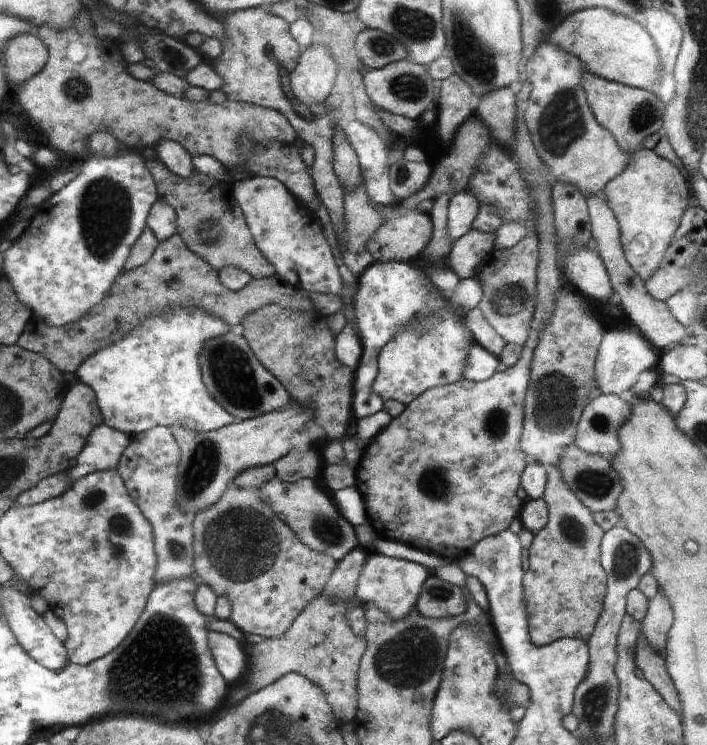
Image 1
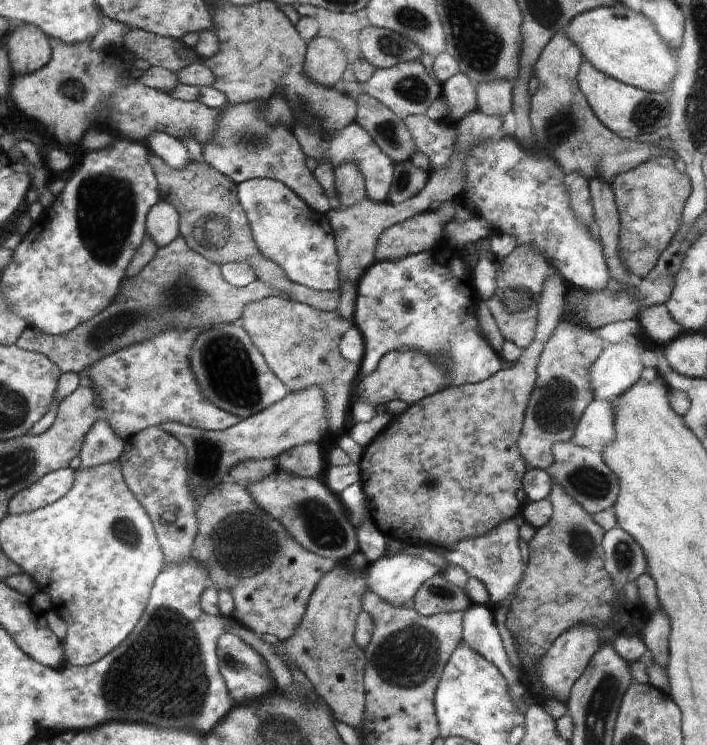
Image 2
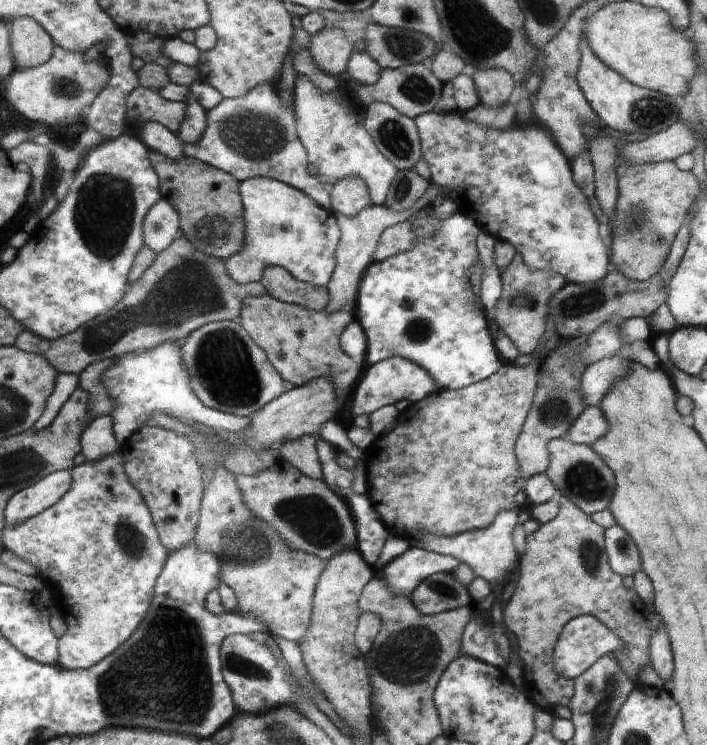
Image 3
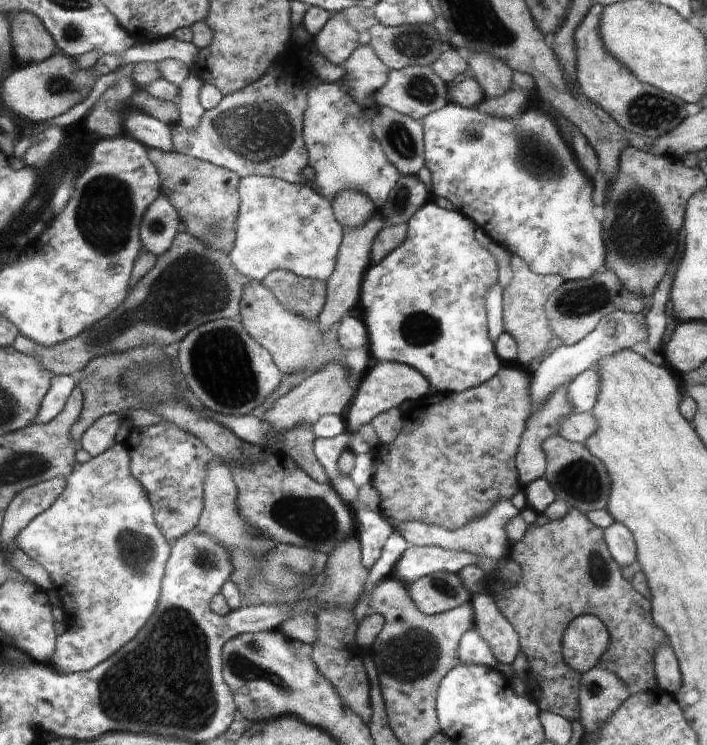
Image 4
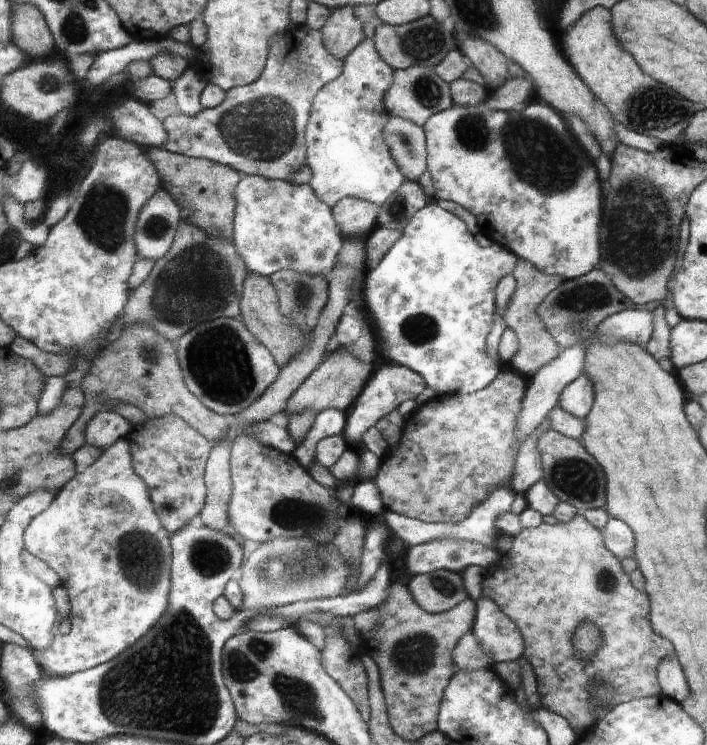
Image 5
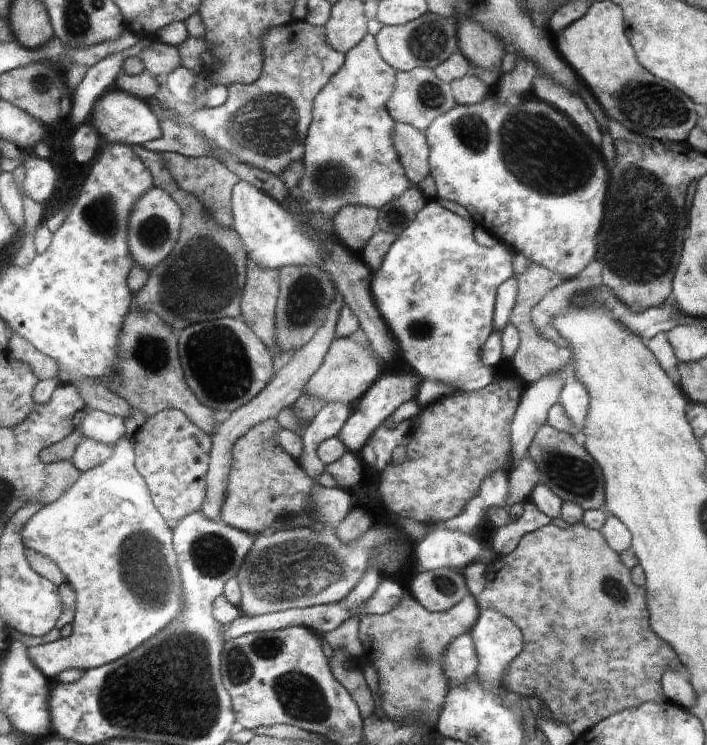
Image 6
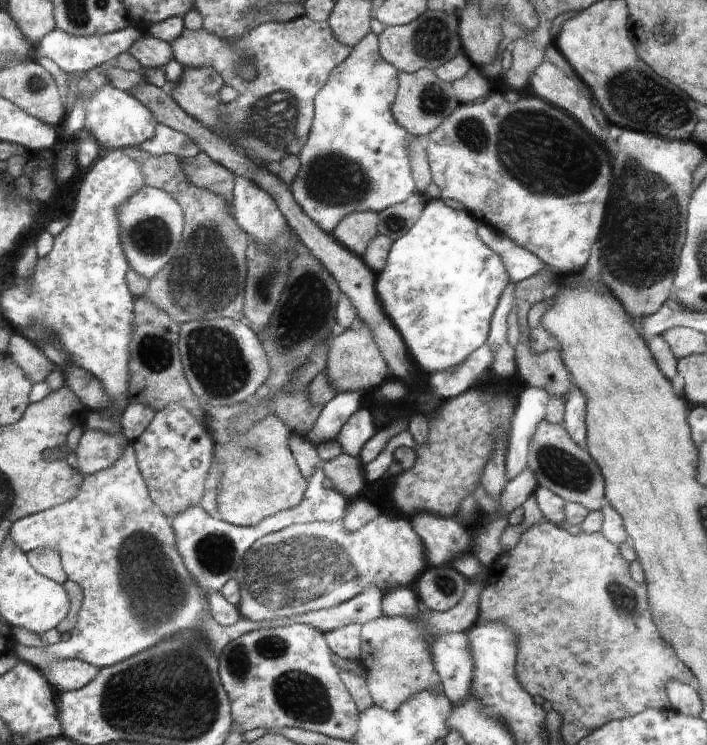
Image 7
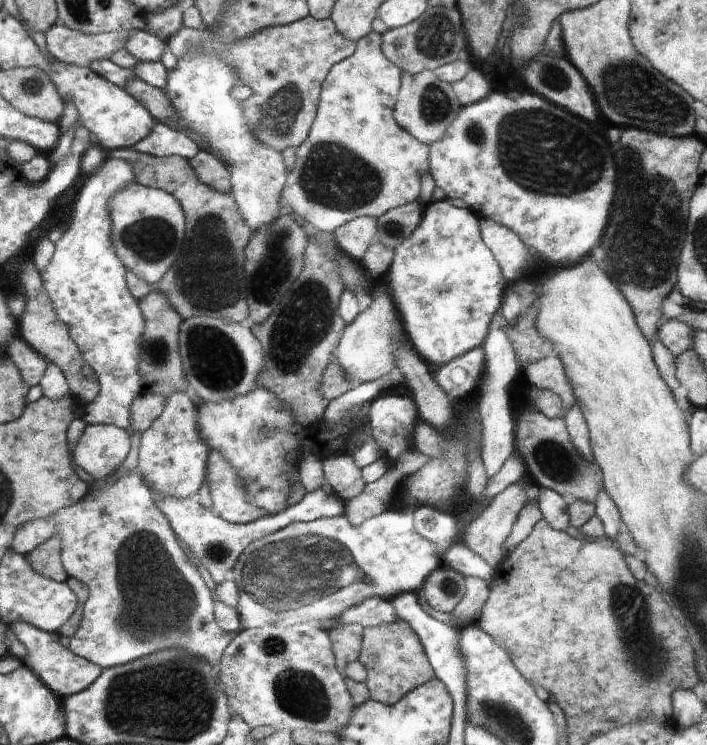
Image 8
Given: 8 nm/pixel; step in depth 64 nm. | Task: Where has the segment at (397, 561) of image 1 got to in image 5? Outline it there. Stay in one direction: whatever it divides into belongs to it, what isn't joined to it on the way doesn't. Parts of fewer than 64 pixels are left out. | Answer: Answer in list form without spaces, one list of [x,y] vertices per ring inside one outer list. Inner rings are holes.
[[[452,541],[428,542],[410,547],[403,556],[405,570],[412,578],[414,575],[424,575],[436,570],[462,574],[470,566],[488,570],[499,563],[501,554],[477,543]]]

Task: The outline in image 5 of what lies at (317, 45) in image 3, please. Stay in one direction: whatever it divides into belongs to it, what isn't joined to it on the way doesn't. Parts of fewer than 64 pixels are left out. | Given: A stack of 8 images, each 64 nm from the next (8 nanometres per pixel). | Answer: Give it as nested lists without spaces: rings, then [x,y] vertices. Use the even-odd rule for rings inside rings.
[[[354,7],[334,9],[320,30],[325,48],[338,59],[346,59],[365,40],[362,24],[353,14]]]

